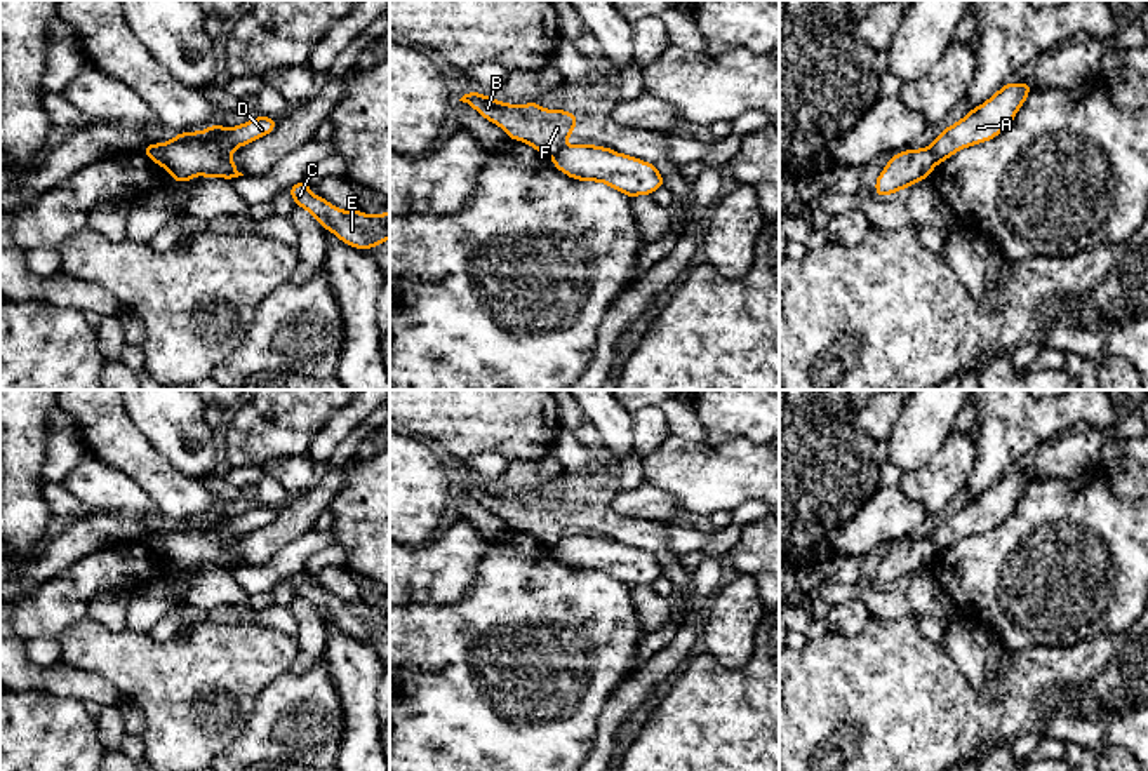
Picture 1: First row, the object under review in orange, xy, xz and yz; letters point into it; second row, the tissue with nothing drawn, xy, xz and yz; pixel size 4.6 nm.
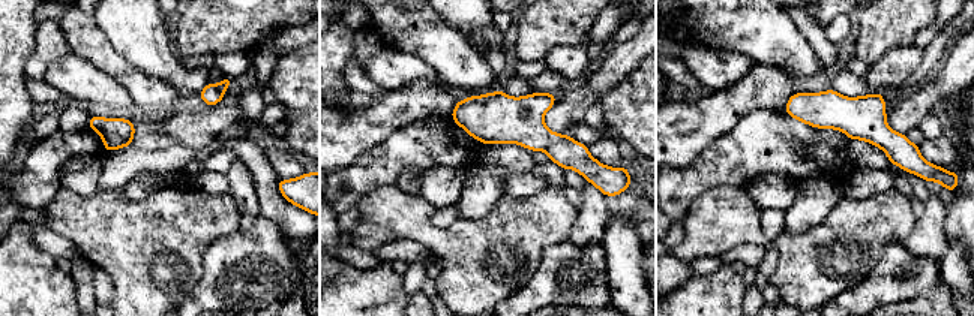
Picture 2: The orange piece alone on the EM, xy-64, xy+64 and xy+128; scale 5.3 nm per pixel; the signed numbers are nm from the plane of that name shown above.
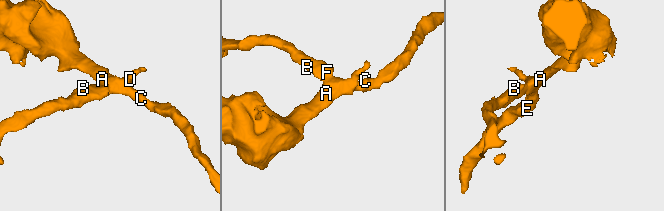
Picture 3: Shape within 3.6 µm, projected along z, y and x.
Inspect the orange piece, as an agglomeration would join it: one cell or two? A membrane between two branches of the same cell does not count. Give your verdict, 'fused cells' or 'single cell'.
fused cells

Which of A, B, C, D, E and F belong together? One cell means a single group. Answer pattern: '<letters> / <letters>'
A C D E / B F

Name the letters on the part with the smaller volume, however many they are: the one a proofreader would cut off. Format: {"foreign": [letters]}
{"foreign": ["B", "F"]}

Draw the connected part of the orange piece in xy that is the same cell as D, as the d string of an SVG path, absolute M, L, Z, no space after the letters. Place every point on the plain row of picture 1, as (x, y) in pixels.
M256 506L237 517L214 513L197 522L179 522L160 536L167 562L174 571L188 573L193 566L235 569L237 560L231 543L273 522L277 508Z

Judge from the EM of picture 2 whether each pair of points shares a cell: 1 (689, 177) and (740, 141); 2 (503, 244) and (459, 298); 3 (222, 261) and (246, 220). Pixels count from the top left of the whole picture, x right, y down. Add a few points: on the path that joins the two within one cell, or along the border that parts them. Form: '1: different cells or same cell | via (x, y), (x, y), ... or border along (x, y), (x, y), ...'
1: same cell | via (701, 174), (715, 166), (728, 153)
2: same cell | via (491, 258), (477, 271), (470, 285)
3: different cells | border along (260, 213), (249, 228), (239, 229)

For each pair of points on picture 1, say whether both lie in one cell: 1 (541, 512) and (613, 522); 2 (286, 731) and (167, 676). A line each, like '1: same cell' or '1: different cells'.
1: same cell
2: different cells

